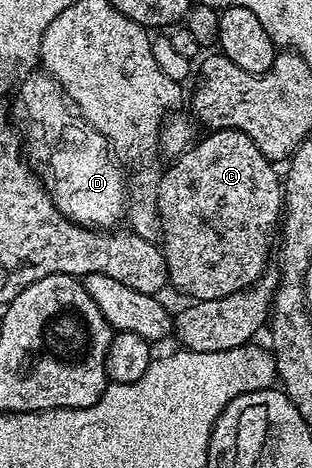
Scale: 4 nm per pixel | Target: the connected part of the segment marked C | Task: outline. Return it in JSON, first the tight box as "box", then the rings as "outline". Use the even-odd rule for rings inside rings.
{"box":[158,130,284,302],"outline":[[[211,130],[205,136],[207,138],[199,137],[191,145],[190,149],[183,154],[177,155],[171,161],[174,163],[170,167],[165,167],[162,170],[162,179],[158,185],[158,211],[162,217],[160,249],[163,257],[166,258],[166,267],[170,277],[169,285],[171,287],[175,286],[180,293],[187,294],[187,299],[195,302],[226,298],[237,290],[247,290],[256,279],[267,273],[266,245],[270,242],[270,233],[273,230],[275,233],[284,209],[284,182],[280,177],[279,171],[278,174],[274,171],[275,163],[271,159],[266,158],[264,152],[260,152],[260,148],[256,148],[256,144],[252,144],[252,140],[248,136],[244,136],[244,132],[239,130]]]}

